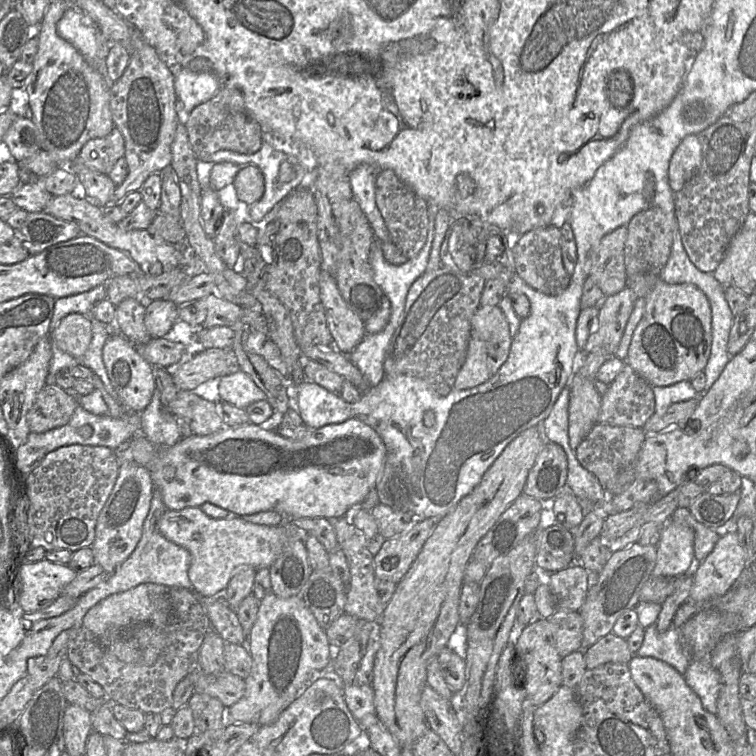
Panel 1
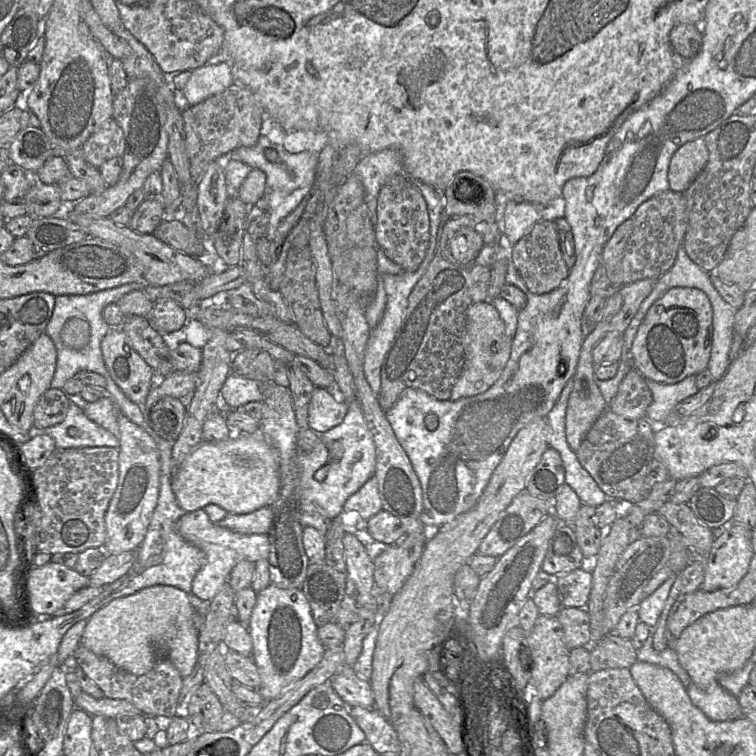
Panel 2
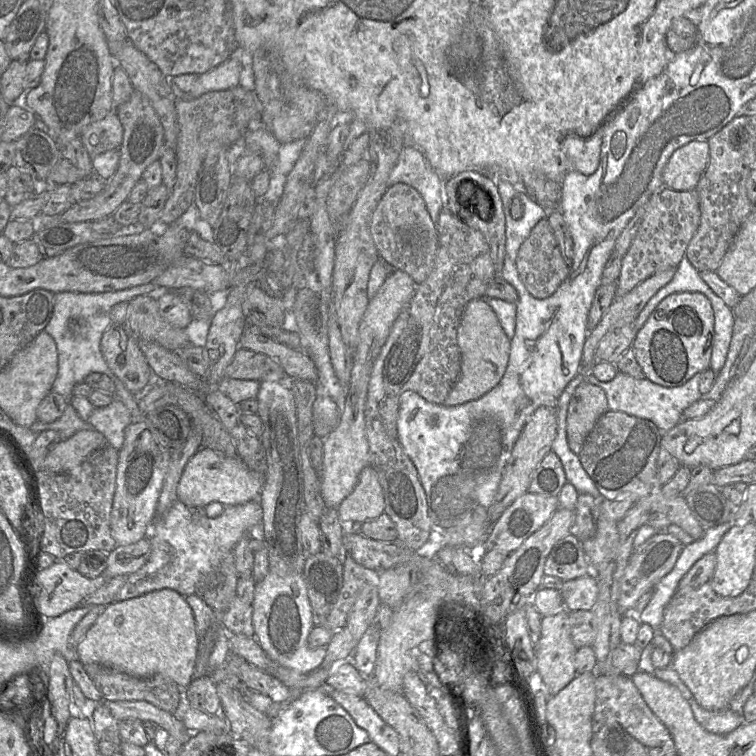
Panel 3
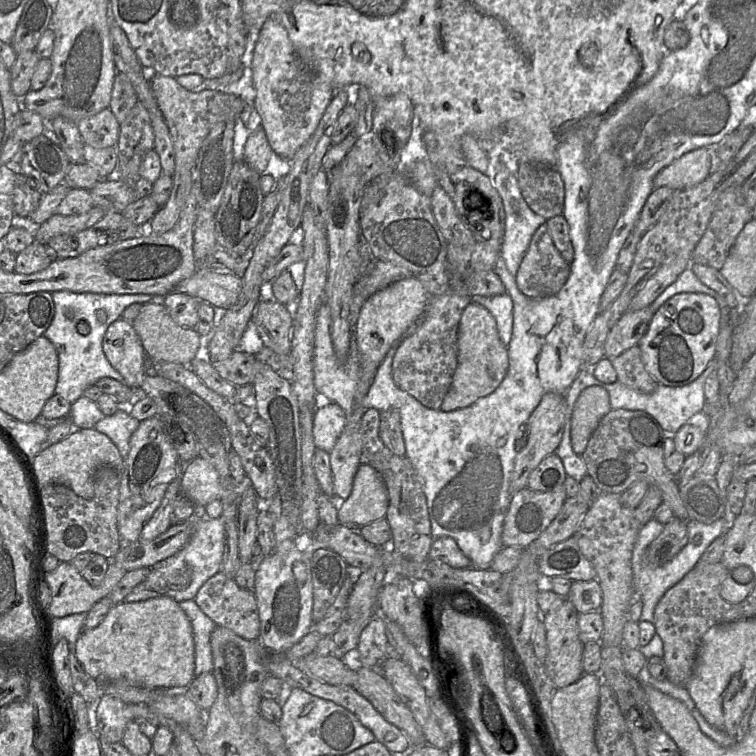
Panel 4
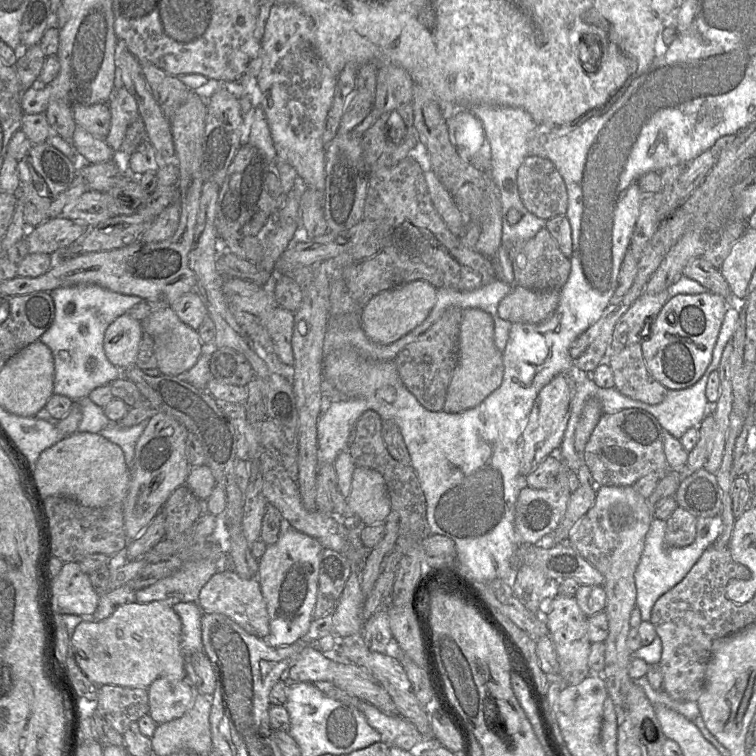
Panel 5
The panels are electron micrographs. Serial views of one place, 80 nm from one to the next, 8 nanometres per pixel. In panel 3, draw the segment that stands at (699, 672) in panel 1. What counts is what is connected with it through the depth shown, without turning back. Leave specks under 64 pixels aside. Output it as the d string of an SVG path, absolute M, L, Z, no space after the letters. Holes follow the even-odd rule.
M694 698L690 701L690 706L697 722L713 734L728 734L745 722L743 715L739 715L730 708L718 711L707 710Z

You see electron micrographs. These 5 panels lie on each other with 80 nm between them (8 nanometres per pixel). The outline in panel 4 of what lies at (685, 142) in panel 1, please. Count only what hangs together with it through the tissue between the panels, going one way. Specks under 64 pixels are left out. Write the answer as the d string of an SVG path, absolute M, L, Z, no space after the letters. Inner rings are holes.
M707 148L683 154L656 174L654 188L668 187L683 190L698 185L710 175L710 156Z

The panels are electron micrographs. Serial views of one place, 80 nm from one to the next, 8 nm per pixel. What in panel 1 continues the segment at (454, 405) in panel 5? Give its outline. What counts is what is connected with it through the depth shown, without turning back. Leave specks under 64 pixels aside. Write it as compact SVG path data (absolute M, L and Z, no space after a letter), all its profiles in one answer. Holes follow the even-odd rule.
M498 305L480 306L471 320L471 334L467 355L457 375L454 388L465 390L481 385L491 379L507 360L511 343L512 337L509 323L501 308Z

